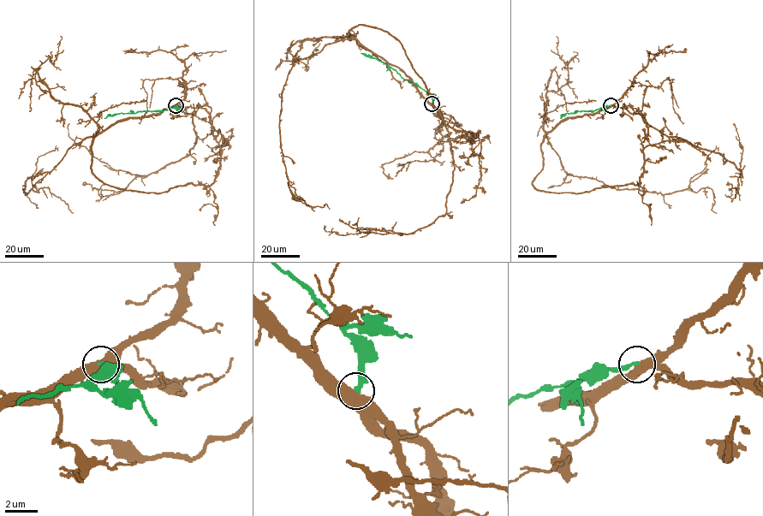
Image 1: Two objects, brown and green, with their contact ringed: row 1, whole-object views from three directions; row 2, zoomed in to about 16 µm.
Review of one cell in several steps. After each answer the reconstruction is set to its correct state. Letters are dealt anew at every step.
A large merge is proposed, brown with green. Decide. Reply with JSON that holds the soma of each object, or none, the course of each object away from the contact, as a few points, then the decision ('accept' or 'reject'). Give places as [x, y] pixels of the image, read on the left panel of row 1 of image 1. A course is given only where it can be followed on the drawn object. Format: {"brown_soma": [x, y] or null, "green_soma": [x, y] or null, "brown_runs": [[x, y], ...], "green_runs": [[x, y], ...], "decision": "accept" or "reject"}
{"brown_soma": null, "green_soma": null, "brown_runs": [[175, 105], [102, 131], [91, 171], [147, 192], [210, 186], [221, 154], [210, 115], [199, 105], [174, 114]], "green_runs": [[175, 105], [165, 110], [120, 113], [104, 118]], "decision": "reject"}

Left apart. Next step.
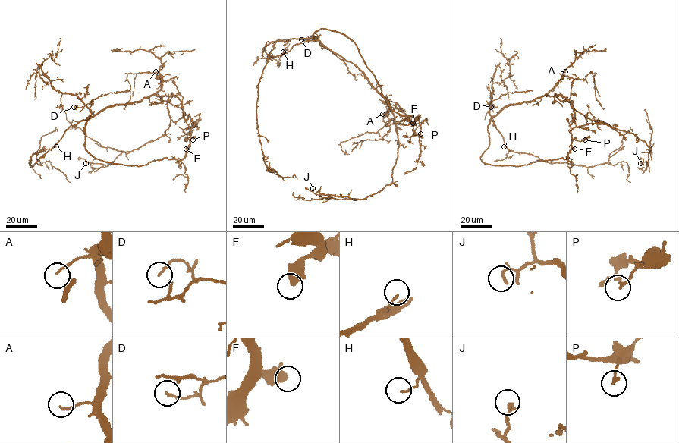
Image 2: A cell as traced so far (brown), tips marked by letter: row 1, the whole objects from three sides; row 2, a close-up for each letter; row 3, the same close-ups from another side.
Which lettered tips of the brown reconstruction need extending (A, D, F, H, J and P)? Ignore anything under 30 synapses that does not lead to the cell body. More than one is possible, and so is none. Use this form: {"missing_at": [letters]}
{"missing_at": []}

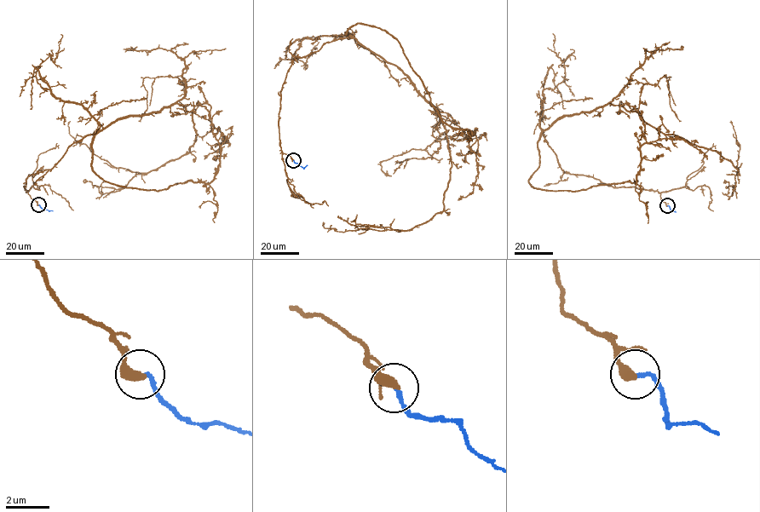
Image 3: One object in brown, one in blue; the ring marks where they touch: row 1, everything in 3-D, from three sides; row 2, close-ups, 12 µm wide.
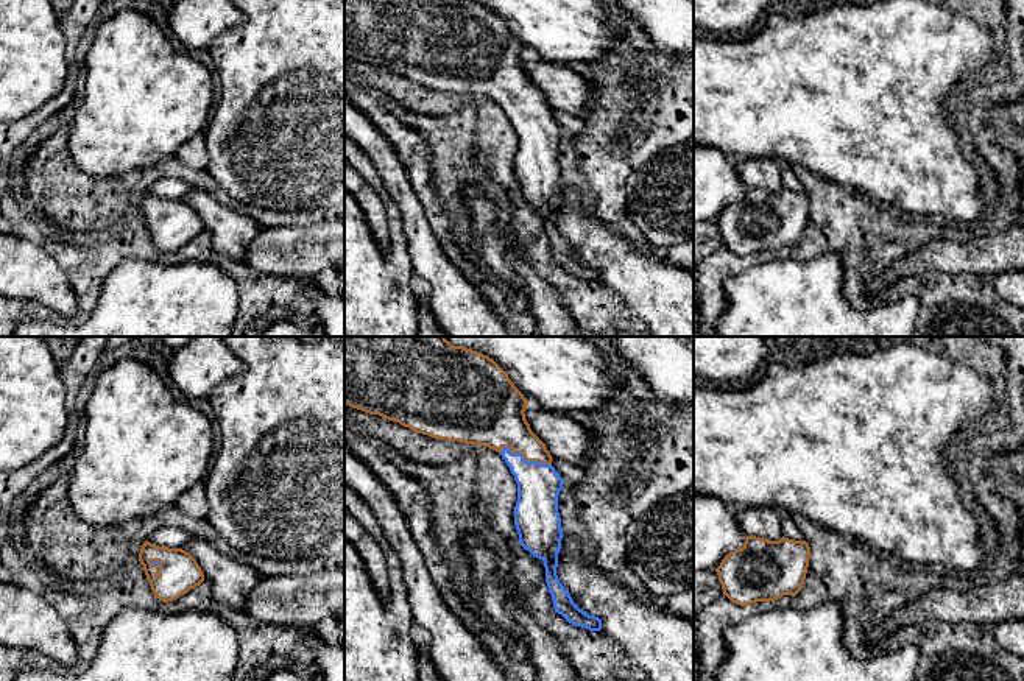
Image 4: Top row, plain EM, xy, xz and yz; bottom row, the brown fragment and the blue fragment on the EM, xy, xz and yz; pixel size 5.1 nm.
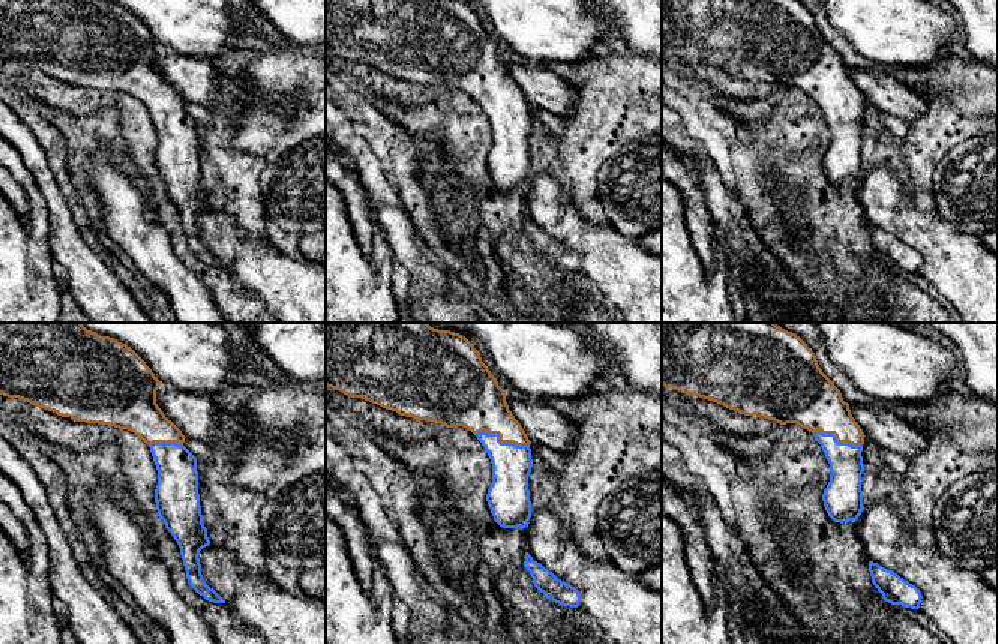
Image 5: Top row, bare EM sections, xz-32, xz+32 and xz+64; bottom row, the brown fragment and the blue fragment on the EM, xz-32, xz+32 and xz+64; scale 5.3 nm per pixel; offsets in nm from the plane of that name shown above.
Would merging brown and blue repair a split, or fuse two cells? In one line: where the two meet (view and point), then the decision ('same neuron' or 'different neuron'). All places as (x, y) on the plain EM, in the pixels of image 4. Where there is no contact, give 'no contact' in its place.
contact xz (526, 109); same neuron

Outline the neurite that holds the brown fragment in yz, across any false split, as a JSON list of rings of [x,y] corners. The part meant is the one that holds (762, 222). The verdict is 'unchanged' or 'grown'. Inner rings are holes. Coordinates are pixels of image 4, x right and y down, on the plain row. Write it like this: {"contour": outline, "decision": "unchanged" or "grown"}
{"contour": [[[747,187],[743,198],[725,206],[715,223],[723,246],[736,256],[748,257],[775,252],[782,246],[795,248],[804,235],[809,209],[806,192]]], "decision": "unchanged"}

